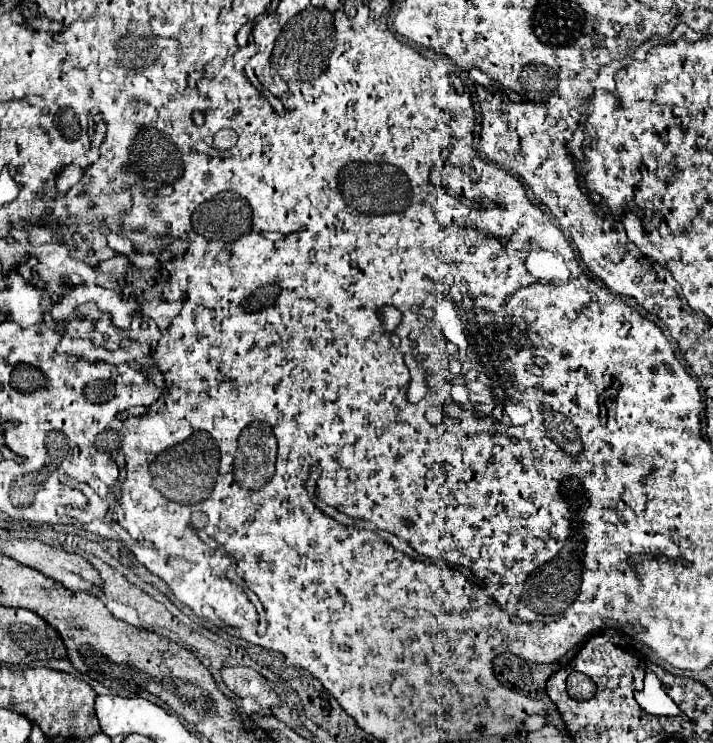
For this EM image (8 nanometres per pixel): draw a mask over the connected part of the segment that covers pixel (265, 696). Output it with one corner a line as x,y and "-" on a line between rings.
223,666
221,678
223,678
223,684
241,698
249,696
261,706
275,706
281,702
273,686
269,686
269,682
261,674
257,674
253,668

